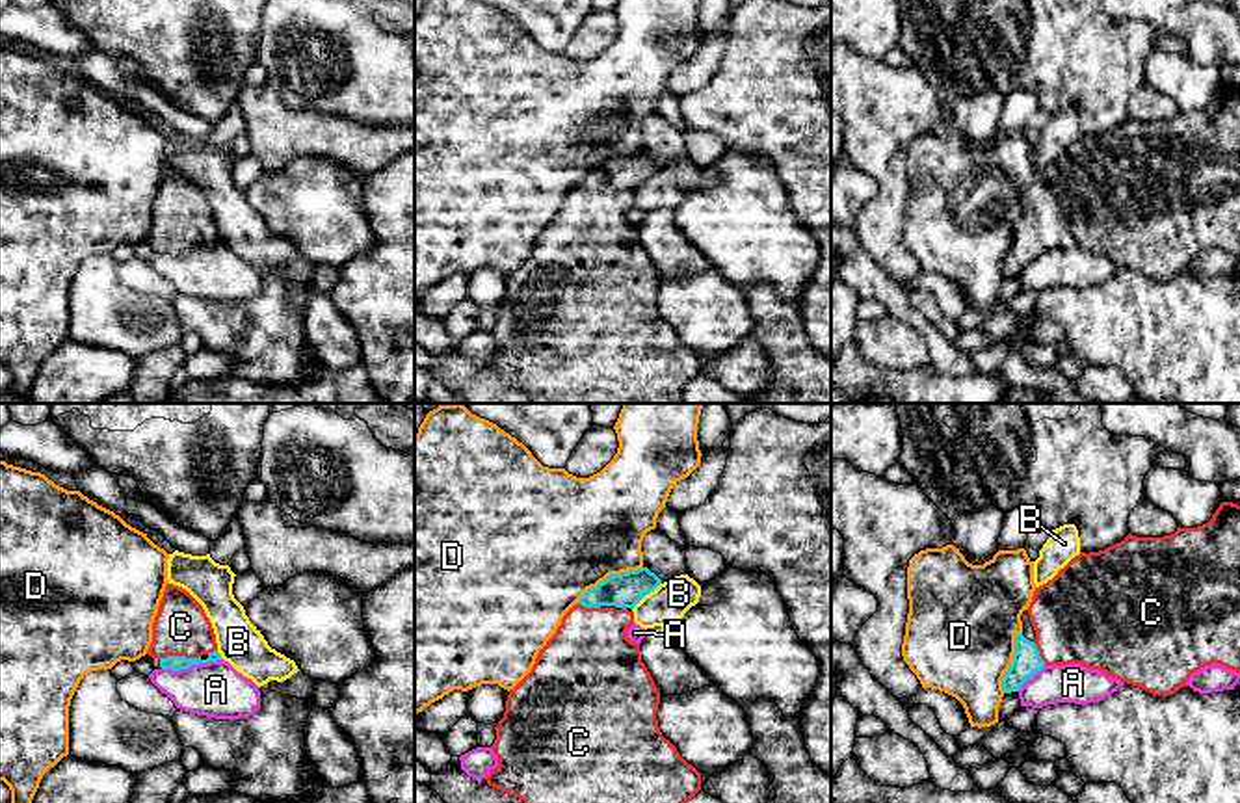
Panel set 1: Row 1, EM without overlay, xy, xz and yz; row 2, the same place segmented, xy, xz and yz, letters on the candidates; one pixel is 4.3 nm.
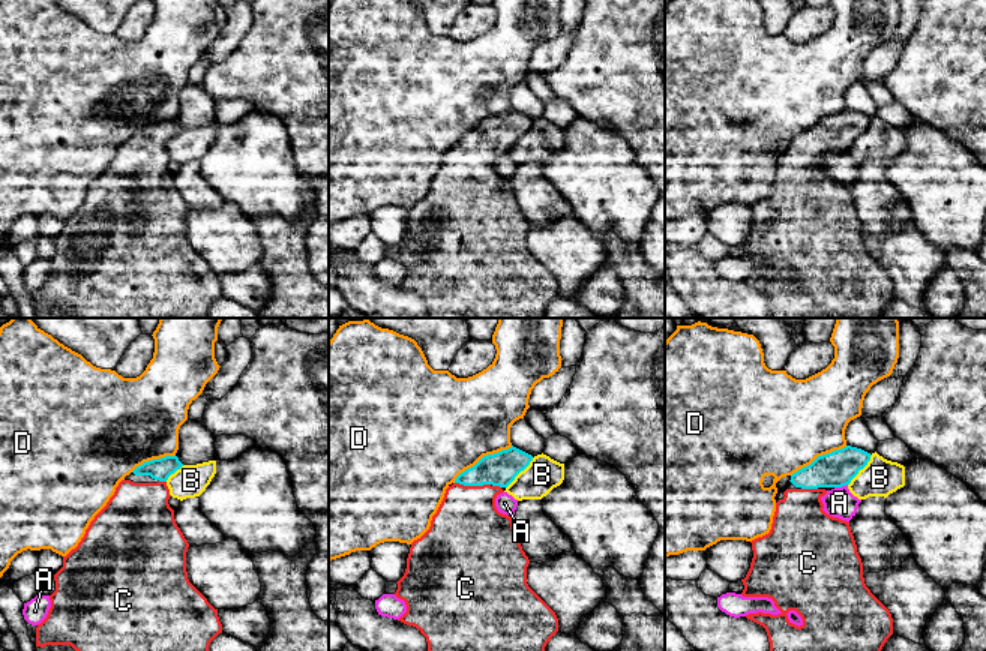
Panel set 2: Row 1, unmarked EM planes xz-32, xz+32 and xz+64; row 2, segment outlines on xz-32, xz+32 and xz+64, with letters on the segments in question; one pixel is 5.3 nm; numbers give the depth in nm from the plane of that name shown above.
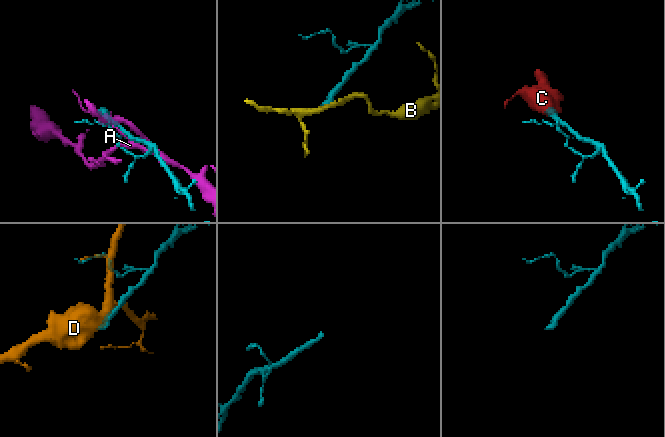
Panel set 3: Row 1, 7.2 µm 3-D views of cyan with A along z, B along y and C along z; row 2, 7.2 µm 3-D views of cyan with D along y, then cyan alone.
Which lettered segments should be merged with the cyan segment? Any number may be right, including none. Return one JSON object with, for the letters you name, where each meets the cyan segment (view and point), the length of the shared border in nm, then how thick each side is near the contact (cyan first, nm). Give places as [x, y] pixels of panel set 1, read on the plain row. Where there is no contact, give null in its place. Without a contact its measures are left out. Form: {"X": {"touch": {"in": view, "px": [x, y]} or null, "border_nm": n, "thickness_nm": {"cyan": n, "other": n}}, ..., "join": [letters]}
{"C": {"touch": {"in": "xy", "px": [179, 240]}, "border_nm": 180, "thickness_nm": {"cyan": 60, "other": 240}}, "join": ["C"]}

